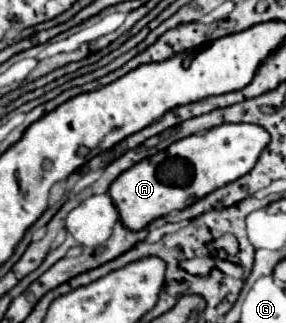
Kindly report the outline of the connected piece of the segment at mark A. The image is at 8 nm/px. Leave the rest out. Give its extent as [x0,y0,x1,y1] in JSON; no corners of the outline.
[109,124,269,230]

